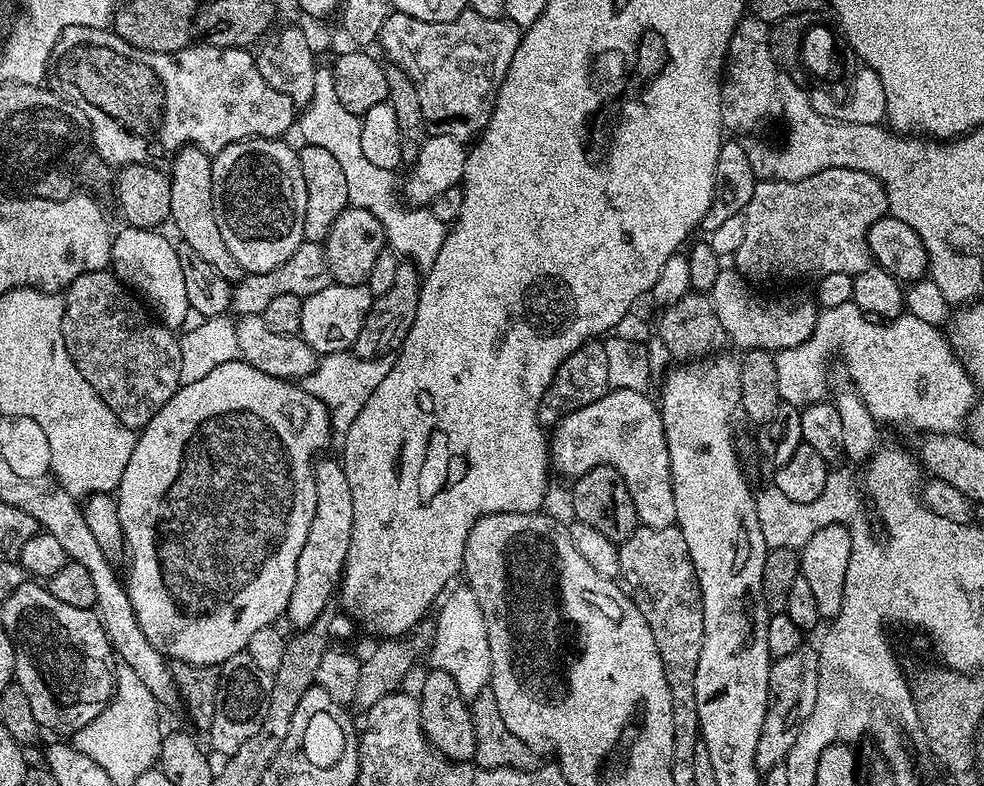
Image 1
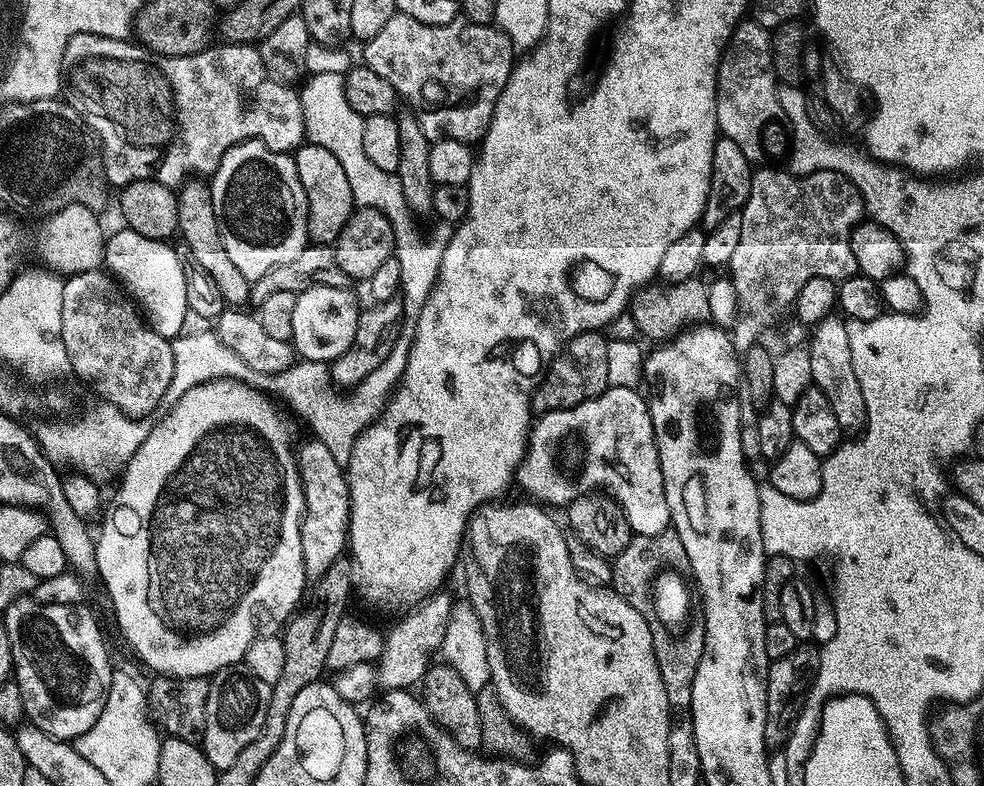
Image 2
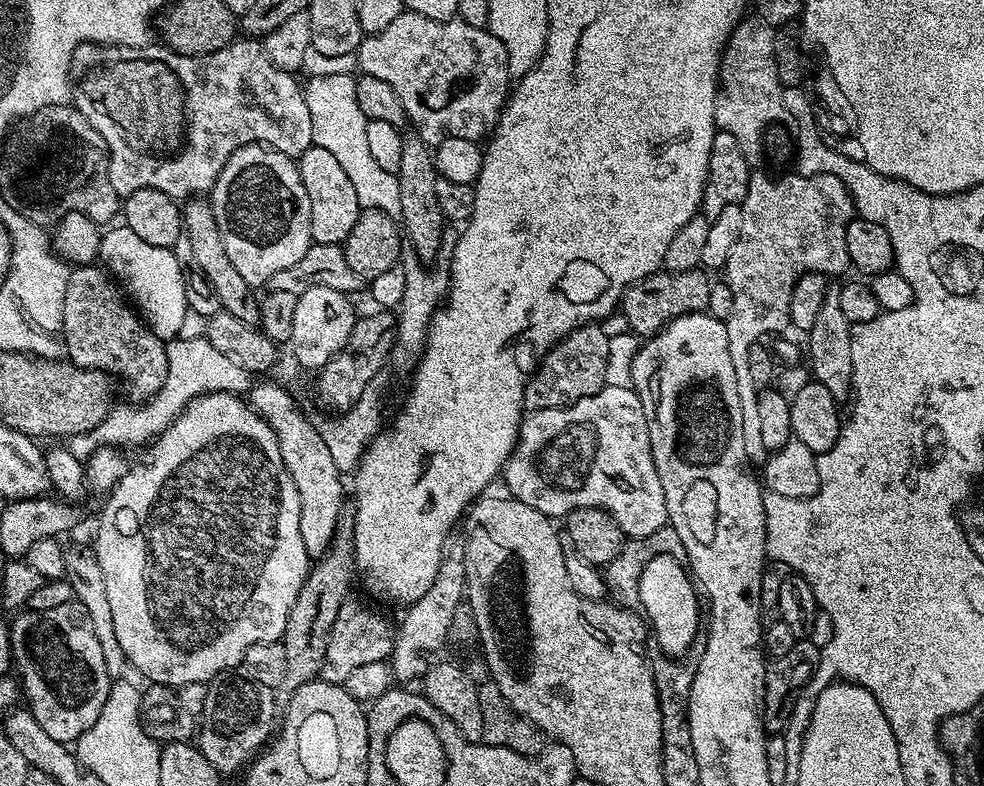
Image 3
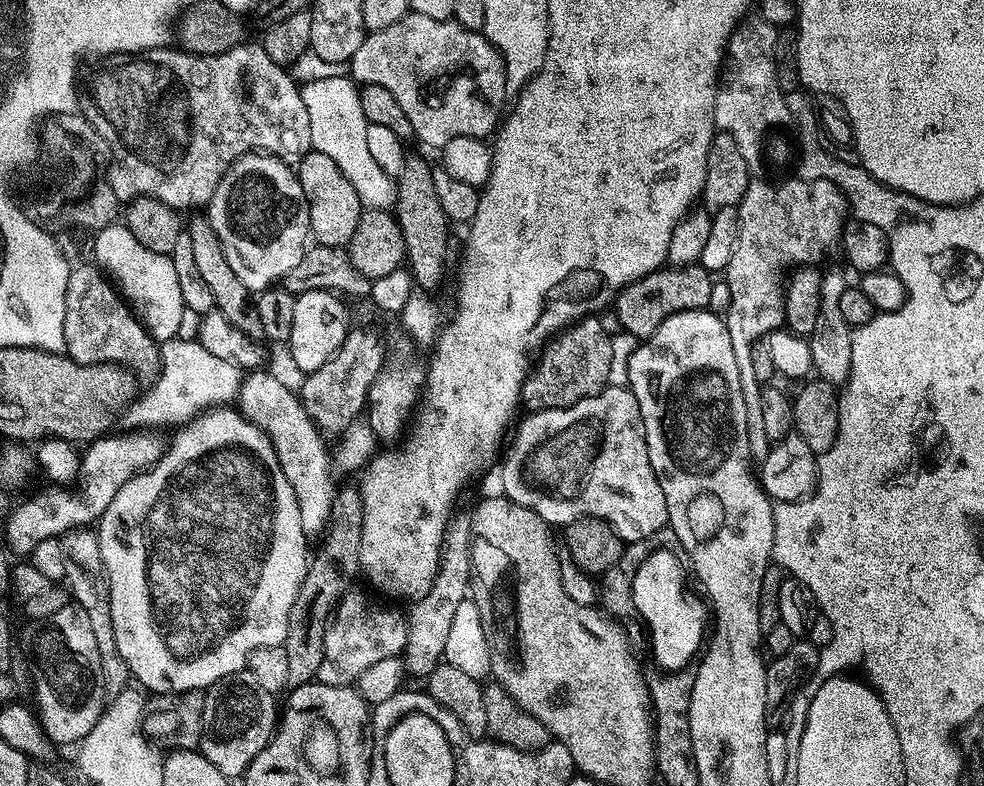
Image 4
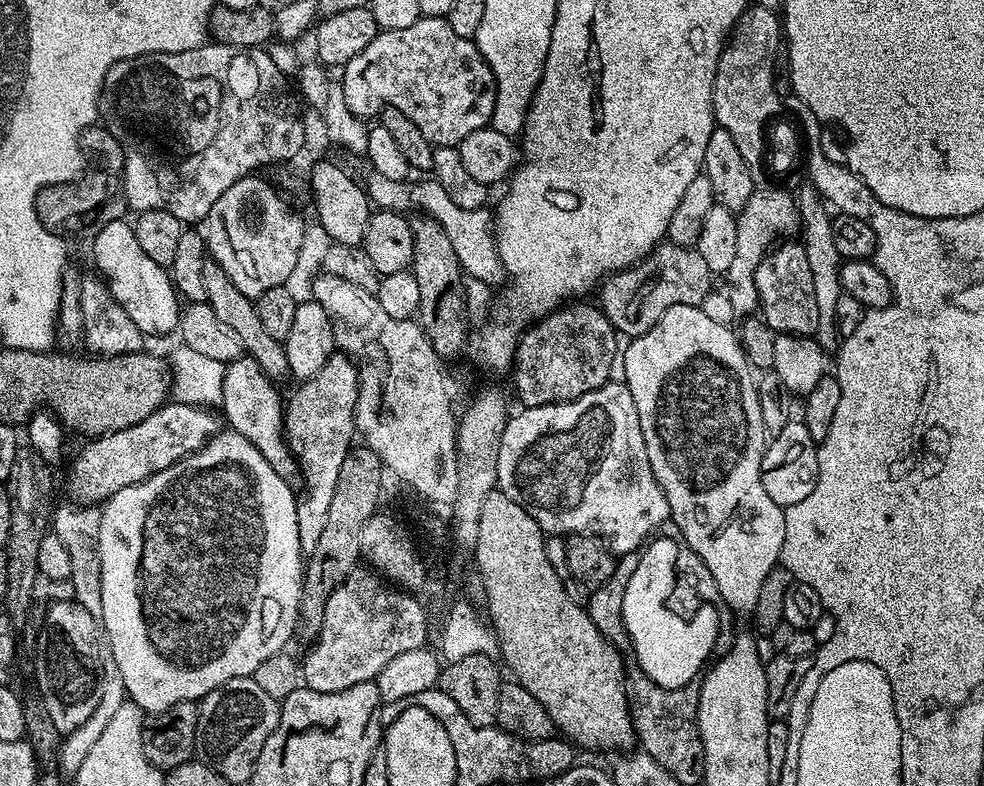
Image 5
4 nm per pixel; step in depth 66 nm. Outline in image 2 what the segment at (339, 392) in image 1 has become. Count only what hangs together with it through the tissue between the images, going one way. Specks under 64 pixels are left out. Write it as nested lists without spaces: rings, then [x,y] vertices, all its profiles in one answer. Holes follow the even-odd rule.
[[[398,340],[387,355],[386,361],[372,370],[362,381],[353,385],[346,396],[339,396],[332,378],[331,365],[325,360],[299,359],[278,374],[263,373],[260,375],[258,387],[261,392],[286,402],[302,419],[306,420],[313,431],[313,437],[329,448],[329,453],[339,465],[346,466],[353,453],[354,442],[360,433],[383,412],[384,405],[396,385],[401,374],[405,372],[409,360],[410,348],[413,344],[404,344]]]

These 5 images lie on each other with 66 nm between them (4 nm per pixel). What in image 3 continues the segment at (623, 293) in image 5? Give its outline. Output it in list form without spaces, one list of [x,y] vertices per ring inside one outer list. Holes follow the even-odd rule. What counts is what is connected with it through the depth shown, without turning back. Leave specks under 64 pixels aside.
[[[657,270],[646,279],[632,285],[622,297],[622,312],[624,308],[624,316],[629,324],[627,327],[637,337],[644,338],[659,332],[669,320],[677,320],[679,316],[687,316],[693,312],[704,312],[710,302],[712,288],[707,275],[709,276],[709,273],[704,270]]]

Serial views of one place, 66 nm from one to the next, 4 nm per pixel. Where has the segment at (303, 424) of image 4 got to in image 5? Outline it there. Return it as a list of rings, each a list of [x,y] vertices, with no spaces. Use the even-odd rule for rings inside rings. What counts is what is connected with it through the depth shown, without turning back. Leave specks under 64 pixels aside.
[[[241,354],[237,360],[224,365],[222,402],[219,407],[231,431],[242,434],[242,438],[250,441],[260,451],[262,458],[274,466],[277,474],[292,478],[297,475],[298,465],[286,439],[286,408],[283,403],[280,405],[280,396],[272,384],[275,384],[273,377],[267,376],[254,358]]]

